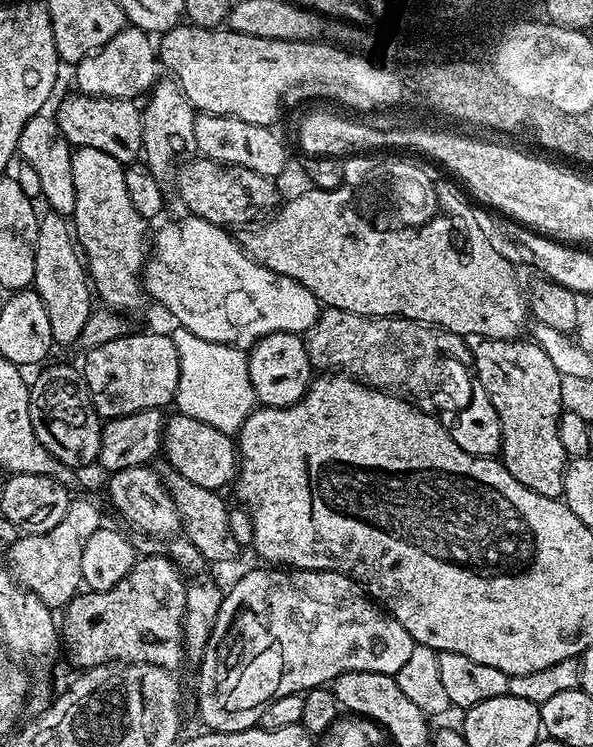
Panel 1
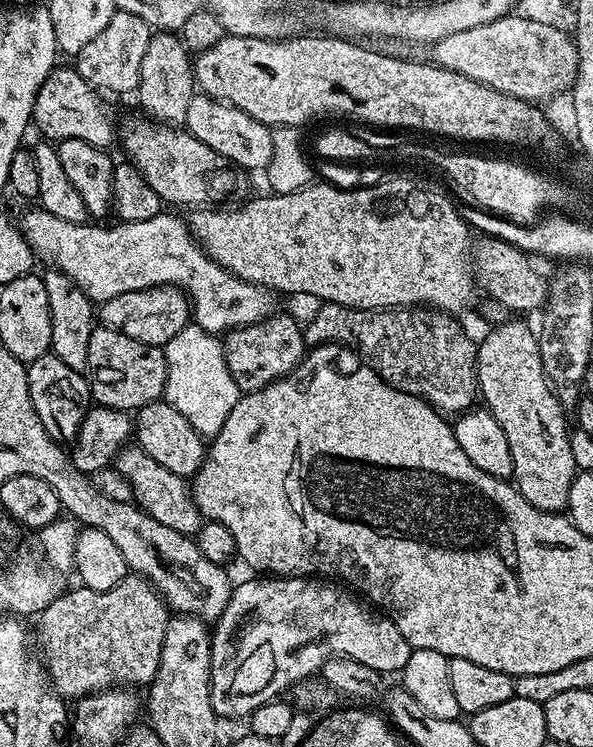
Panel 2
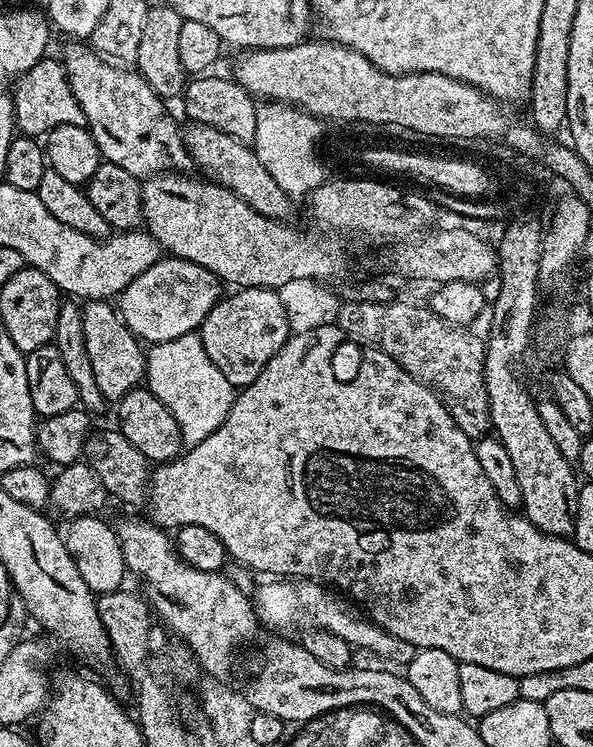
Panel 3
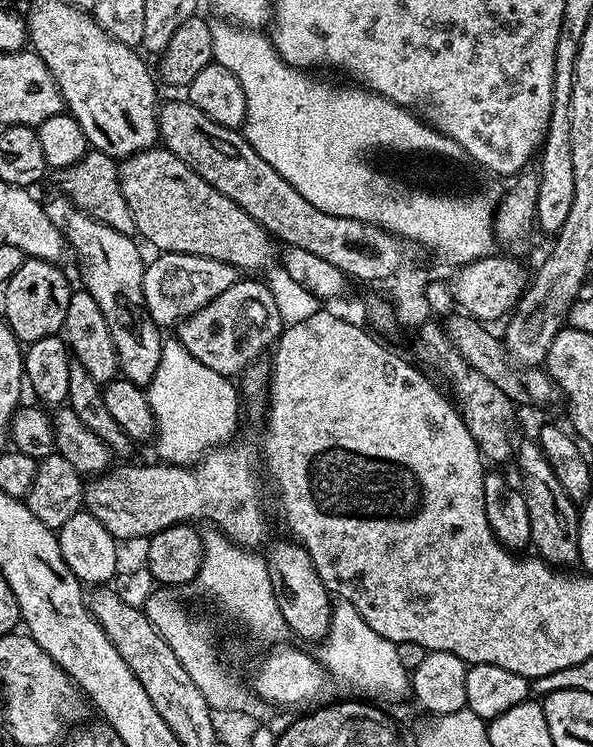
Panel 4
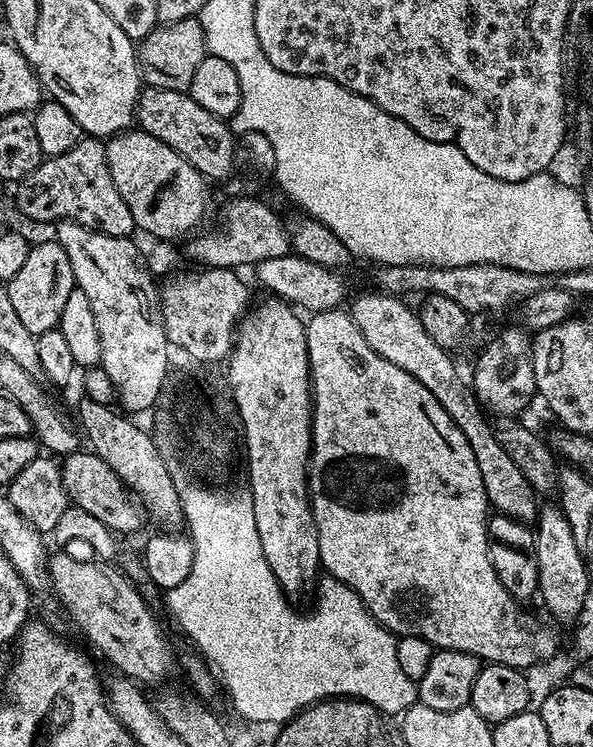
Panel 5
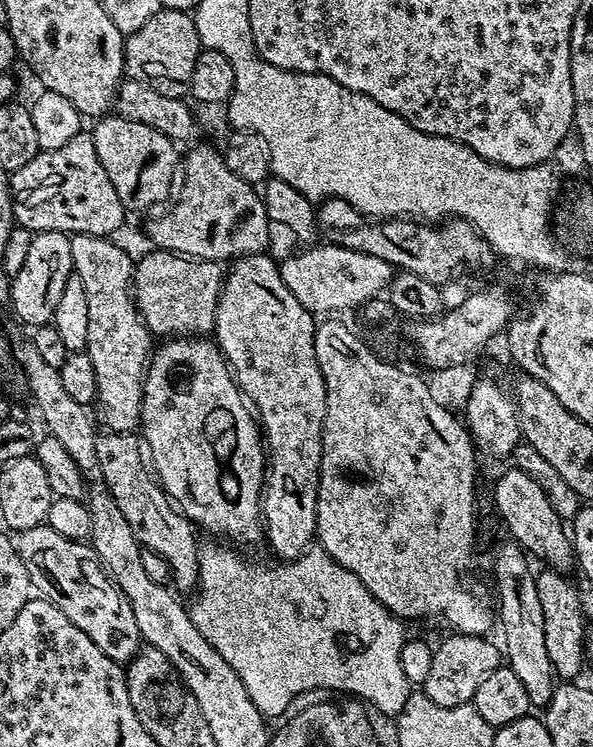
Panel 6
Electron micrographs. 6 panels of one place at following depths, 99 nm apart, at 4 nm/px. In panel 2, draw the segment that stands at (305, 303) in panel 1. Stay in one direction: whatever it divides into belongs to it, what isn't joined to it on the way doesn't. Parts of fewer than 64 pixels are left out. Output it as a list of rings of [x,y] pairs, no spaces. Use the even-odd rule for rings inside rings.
[[[33,208],[33,212],[26,213],[24,220],[19,221],[19,226],[37,261],[45,260],[55,271],[66,274],[66,278],[73,280],[93,302],[103,302],[127,291],[138,292],[150,287],[168,285],[180,288],[190,301],[191,319],[202,326],[202,330],[213,334],[224,334],[233,328],[257,324],[259,320],[268,319],[273,311],[274,296],[271,291],[246,282],[230,274],[230,270],[218,266],[218,262],[210,259],[193,238],[187,223],[171,216],[168,213],[171,211],[161,210],[154,218],[146,218],[146,222],[115,222],[109,228],[103,228],[100,222],[66,222],[66,218],[58,218],[45,208]]]

